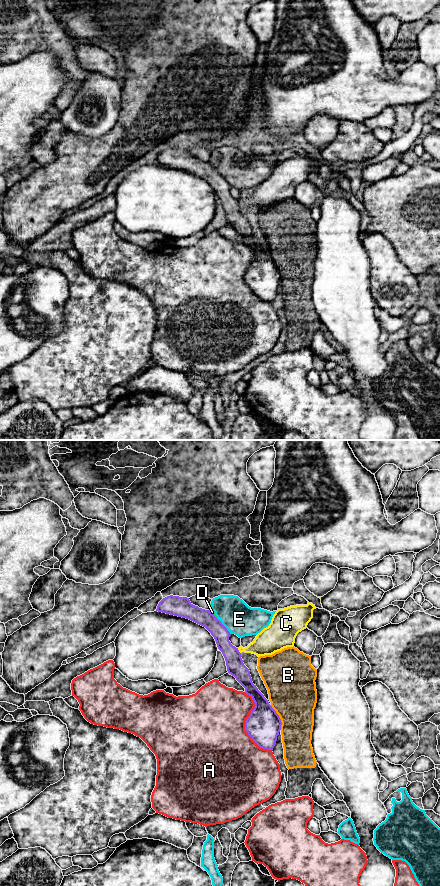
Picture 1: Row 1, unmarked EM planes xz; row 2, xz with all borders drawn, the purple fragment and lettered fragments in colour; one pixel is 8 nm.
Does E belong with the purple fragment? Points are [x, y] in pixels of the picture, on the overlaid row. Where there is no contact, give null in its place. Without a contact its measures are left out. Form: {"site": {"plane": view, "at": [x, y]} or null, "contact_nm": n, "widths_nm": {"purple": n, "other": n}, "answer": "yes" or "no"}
{"site": {"plane": "xz", "at": [224, 626]}, "contact_nm": 170, "widths_nm": {"purple": 140, "other": 260}, "answer": "no"}

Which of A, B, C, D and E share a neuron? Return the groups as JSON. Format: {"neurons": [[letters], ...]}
{"neurons": [["A"], ["B"], ["C"], ["D", "E"]]}

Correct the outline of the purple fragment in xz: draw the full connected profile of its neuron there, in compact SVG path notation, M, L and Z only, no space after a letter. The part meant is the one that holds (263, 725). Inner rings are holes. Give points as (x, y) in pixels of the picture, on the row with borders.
M167 596L159 602L156 611L189 619L211 633L225 658L228 673L236 678L245 688L245 693L251 696L255 703L254 709L245 721L245 731L260 748L273 750L281 730L281 719L253 684L241 653L229 641L231 634L227 628L210 610L193 605L187 597Z

